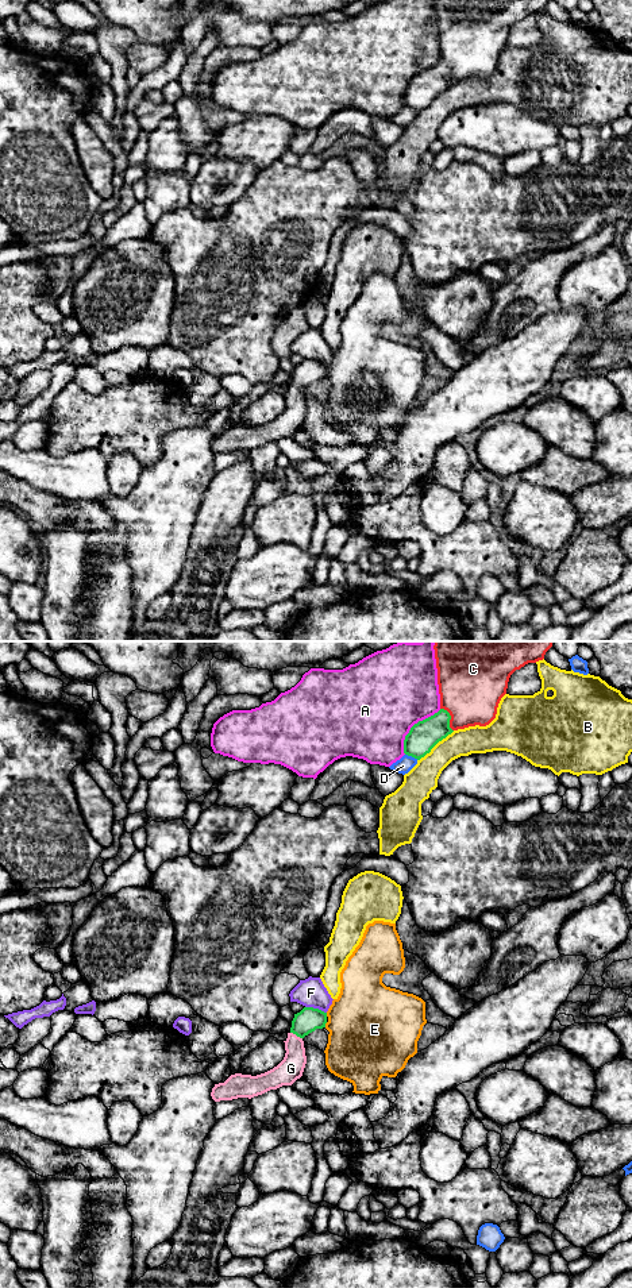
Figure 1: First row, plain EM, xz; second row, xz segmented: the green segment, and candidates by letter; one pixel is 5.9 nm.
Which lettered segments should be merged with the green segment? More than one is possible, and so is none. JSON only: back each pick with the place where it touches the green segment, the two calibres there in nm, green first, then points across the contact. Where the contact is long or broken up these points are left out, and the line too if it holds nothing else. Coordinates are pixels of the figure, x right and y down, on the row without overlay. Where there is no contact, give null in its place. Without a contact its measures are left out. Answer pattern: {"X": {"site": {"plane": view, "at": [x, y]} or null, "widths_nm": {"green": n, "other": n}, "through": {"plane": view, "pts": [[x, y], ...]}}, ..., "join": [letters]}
{"G": {"site": {"plane": "xz", "at": [296, 386]}, "widths_nm": {"green": 150, "other": 150}, "through": {"plane": "xz", "pts": [[308, 371], [296, 386], [295, 413], [291, 420]]}}, "join": ["G"]}

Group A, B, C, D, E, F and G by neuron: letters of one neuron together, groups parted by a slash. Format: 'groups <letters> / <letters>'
groups A / B / C / D / E / F / G

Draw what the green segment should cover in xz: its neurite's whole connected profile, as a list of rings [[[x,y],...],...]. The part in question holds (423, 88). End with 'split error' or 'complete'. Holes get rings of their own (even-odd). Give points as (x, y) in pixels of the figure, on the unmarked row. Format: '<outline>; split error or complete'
[[[440,61],[433,68],[415,76],[404,92],[404,105],[417,112],[454,82],[450,80],[451,68]]]; complete

